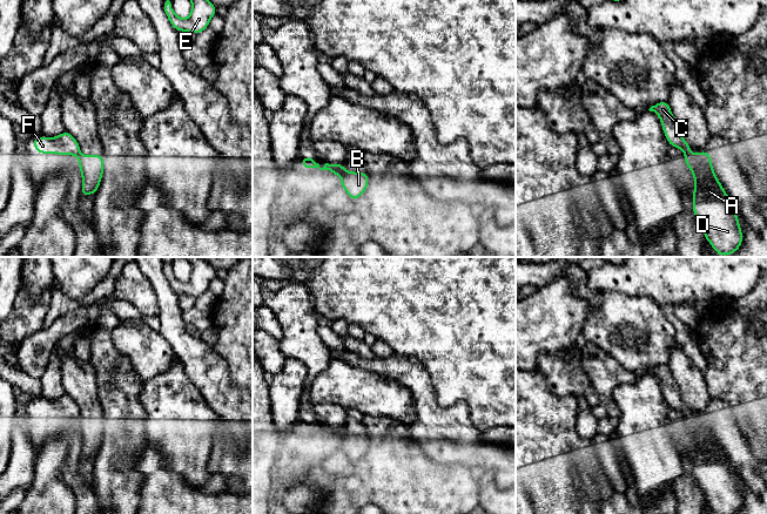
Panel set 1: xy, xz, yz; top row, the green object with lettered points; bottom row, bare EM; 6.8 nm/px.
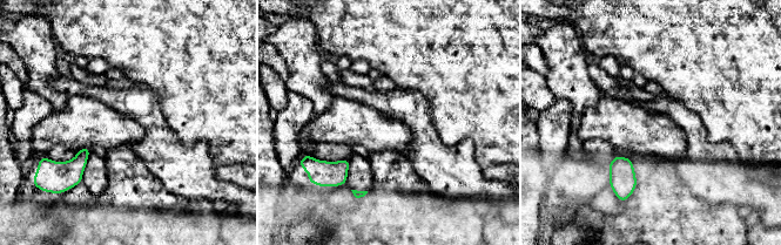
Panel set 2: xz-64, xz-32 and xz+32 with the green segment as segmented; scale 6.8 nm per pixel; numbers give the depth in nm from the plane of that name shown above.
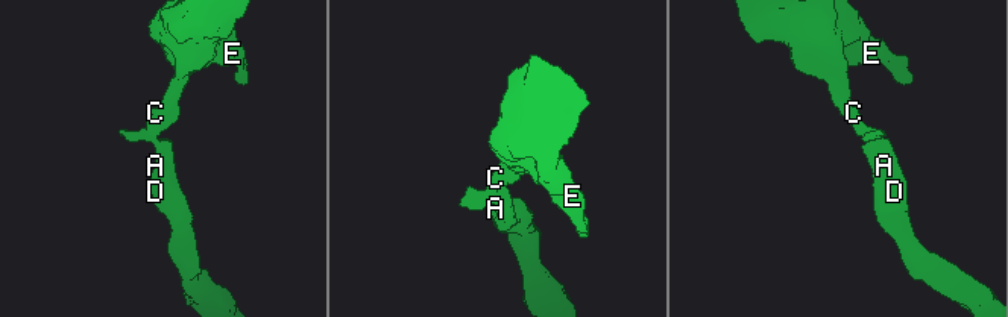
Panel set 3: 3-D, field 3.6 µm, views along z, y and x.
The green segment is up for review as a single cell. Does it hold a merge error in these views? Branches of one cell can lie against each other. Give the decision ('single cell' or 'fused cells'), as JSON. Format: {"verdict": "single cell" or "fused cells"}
{"verdict": "fused cells"}

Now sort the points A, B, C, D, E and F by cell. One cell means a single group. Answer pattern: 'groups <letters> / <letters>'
groups A B D / C E F

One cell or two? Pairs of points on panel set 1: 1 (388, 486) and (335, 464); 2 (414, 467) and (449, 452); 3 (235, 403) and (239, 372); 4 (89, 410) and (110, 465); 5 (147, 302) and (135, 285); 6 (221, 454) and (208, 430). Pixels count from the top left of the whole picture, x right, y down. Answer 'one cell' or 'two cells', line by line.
1: two cells
2: two cells
3: two cells
4: two cells
5: one cell
6: two cells

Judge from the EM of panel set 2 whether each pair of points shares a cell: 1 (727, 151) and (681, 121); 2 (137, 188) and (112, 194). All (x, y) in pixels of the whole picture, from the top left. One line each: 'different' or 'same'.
1: same
2: same

